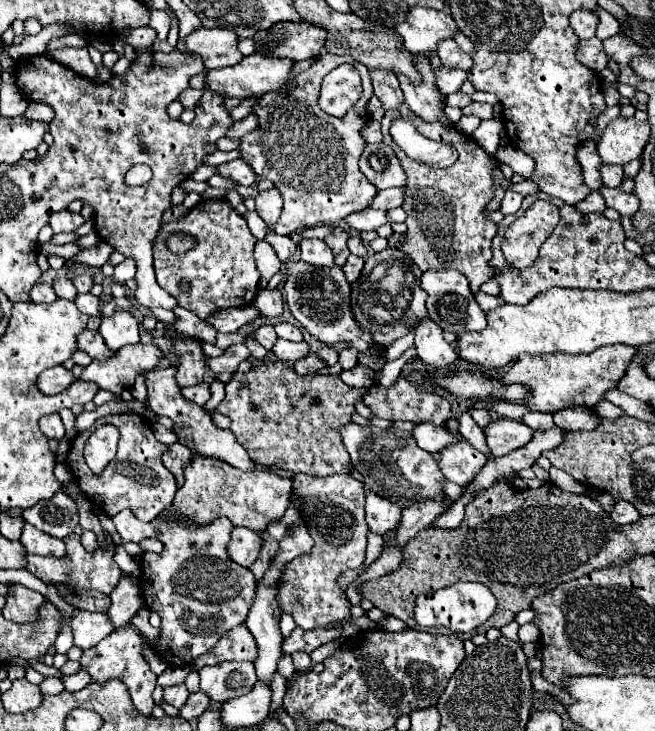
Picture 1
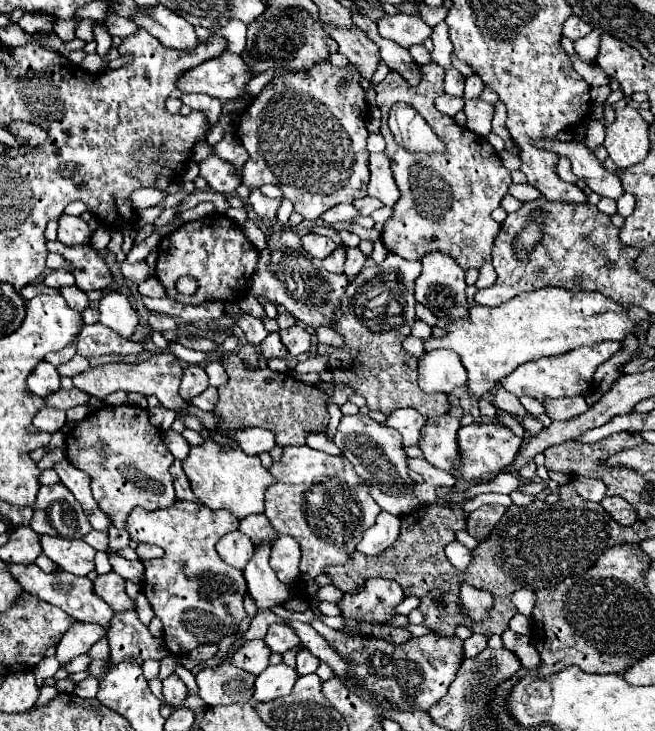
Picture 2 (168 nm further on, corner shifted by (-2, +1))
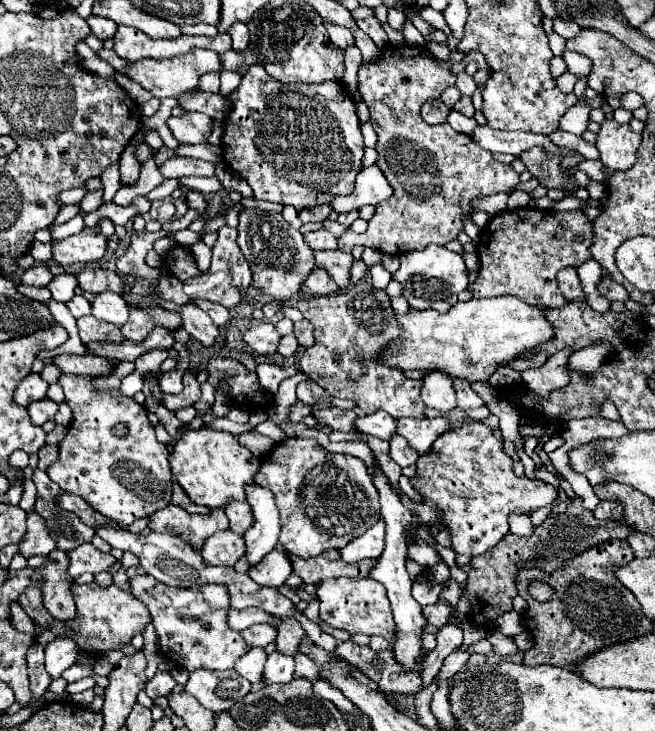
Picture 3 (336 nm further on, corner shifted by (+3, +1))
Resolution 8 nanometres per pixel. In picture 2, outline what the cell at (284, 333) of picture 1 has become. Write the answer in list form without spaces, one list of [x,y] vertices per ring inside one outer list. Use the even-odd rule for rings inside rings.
[[[295,325],[291,329],[281,329],[279,335],[281,335],[281,341],[287,347],[289,355],[293,355],[293,357],[309,351],[309,347],[311,347],[311,335],[301,325]]]

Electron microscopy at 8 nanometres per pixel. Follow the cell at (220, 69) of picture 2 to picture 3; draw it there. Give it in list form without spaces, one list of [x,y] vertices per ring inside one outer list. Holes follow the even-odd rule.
[[[194,49],[194,53],[188,53],[186,57],[174,57],[174,59],[142,59],[142,61],[136,61],[134,65],[128,65],[126,67],[126,61],[120,59],[114,51],[104,51],[104,57],[106,61],[120,73],[128,75],[132,81],[140,83],[144,89],[148,89],[154,97],[180,97],[184,93],[198,93],[198,81],[204,73],[210,73],[210,71],[222,71],[222,61],[218,57],[216,51],[206,51],[206,49]]]

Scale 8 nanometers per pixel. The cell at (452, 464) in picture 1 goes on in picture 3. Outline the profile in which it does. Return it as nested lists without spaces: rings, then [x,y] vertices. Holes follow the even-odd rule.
[[[404,417],[398,419],[398,435],[402,435],[408,445],[418,451],[418,455],[428,455],[432,443],[450,429],[450,421],[446,417],[436,419],[412,419]]]

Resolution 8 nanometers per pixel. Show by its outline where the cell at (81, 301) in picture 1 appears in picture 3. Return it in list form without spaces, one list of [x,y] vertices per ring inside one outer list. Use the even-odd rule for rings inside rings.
[[[64,273],[64,275],[54,277],[54,281],[50,281],[48,289],[52,293],[52,299],[56,299],[60,303],[68,303],[74,297],[76,285],[78,285],[76,277],[72,273]]]

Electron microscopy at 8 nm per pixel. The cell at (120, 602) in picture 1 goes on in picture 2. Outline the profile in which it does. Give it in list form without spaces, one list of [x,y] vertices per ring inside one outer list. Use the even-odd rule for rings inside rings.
[[[135,611],[115,613],[107,637],[111,645],[113,665],[119,661],[135,661],[135,659],[161,661],[169,653],[163,639],[153,637],[149,629],[139,621]]]

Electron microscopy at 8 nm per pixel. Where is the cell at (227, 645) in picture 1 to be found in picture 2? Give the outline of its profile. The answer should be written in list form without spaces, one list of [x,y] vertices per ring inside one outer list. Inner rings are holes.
[[[247,641],[239,651],[235,651],[227,661],[237,665],[239,669],[245,669],[253,675],[259,675],[269,665],[269,647],[265,641]]]

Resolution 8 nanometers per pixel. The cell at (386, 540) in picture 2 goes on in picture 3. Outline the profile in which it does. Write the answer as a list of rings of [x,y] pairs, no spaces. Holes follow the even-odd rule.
[[[382,519],[374,527],[370,527],[364,535],[348,543],[346,547],[340,549],[342,559],[346,563],[358,563],[362,559],[376,559],[384,551],[384,539],[386,539],[386,525]]]

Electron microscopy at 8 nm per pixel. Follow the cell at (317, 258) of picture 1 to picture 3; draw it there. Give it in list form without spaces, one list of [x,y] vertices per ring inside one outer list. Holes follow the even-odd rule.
[[[326,229],[314,231],[314,233],[306,233],[304,235],[304,243],[312,249],[312,251],[324,251],[324,249],[338,249],[336,247],[336,237],[332,233],[328,233]]]

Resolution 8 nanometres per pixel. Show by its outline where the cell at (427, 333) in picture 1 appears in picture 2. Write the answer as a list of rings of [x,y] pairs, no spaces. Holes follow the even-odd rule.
[[[437,349],[425,353],[419,361],[419,387],[423,393],[451,393],[467,383],[467,371],[463,369],[457,353]]]

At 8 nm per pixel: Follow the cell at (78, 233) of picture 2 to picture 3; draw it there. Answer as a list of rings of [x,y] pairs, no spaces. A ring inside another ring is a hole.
[[[84,227],[80,233],[52,239],[52,257],[60,265],[72,263],[92,263],[106,253],[106,237],[96,229]]]

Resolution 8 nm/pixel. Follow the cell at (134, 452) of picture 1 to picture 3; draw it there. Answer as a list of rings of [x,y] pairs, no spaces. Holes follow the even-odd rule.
[[[62,373],[60,375],[60,379],[58,379],[58,383],[62,385],[62,389],[64,389],[64,395],[66,395],[66,403],[72,407],[72,413],[74,413],[74,417],[72,417],[72,423],[70,423],[70,427],[68,427],[68,433],[66,433],[66,437],[60,441],[60,445],[58,445],[58,449],[60,449],[60,453],[58,453],[58,459],[48,467],[48,477],[52,479],[52,481],[56,481],[62,489],[74,489],[74,495],[78,495],[78,497],[82,497],[86,503],[90,503],[92,505],[92,509],[96,509],[98,513],[102,513],[104,517],[108,517],[110,521],[114,521],[114,523],[120,523],[120,525],[124,525],[124,527],[128,527],[130,523],[134,523],[136,519],[140,519],[140,517],[148,517],[152,511],[156,511],[156,509],[162,509],[162,507],[166,507],[168,503],[170,503],[170,495],[172,495],[172,471],[170,471],[170,461],[168,461],[168,457],[170,457],[170,451],[168,451],[168,447],[164,445],[164,443],[160,443],[158,439],[156,439],[156,435],[154,435],[154,427],[150,425],[150,421],[148,421],[148,417],[146,417],[146,409],[140,405],[140,403],[136,403],[132,397],[124,397],[120,391],[102,391],[102,393],[94,393],[92,389],[90,389],[90,385],[86,383],[86,381],[78,381],[78,379],[92,379],[92,377],[70,377],[70,375],[66,375],[66,373]],[[118,423],[124,423],[126,425],[126,429],[128,429],[128,433],[124,435],[124,437],[116,437],[114,435],[114,427],[118,425]],[[136,467],[140,467],[146,475],[140,479],[140,477],[136,477],[134,475],[134,469]]]

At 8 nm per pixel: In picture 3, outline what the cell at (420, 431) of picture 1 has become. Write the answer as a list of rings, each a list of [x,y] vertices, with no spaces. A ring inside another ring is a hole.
[[[378,411],[378,413],[372,413],[372,415],[358,417],[358,421],[354,425],[360,433],[390,441],[396,435],[398,421],[394,417],[390,417],[386,411]]]

